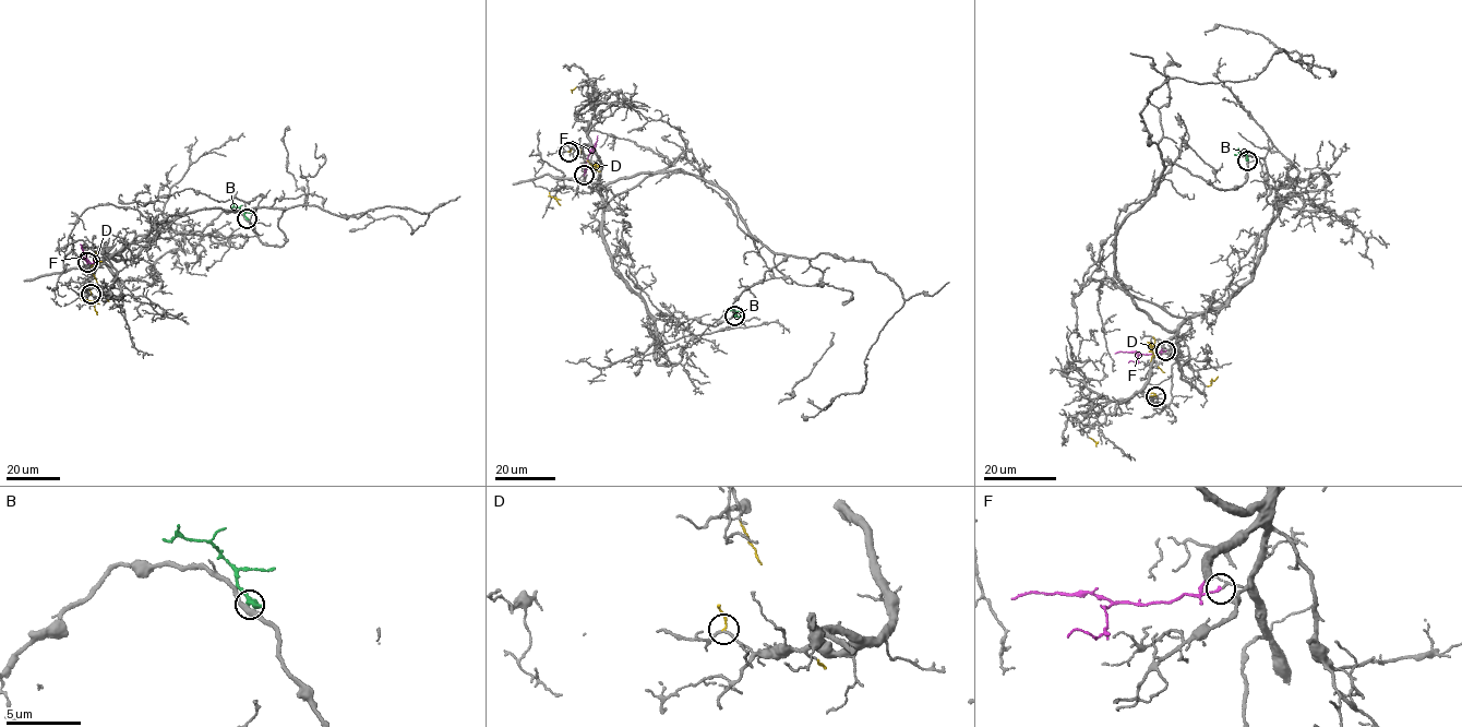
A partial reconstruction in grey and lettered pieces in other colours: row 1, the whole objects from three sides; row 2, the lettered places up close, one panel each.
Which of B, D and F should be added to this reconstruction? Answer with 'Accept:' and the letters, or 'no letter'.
Accept: F

